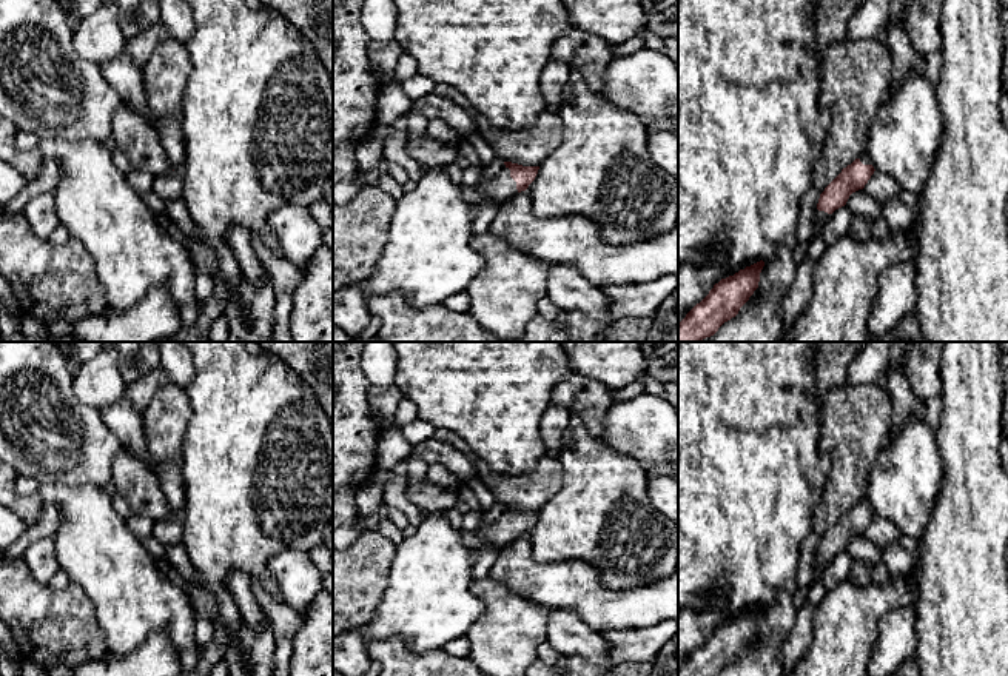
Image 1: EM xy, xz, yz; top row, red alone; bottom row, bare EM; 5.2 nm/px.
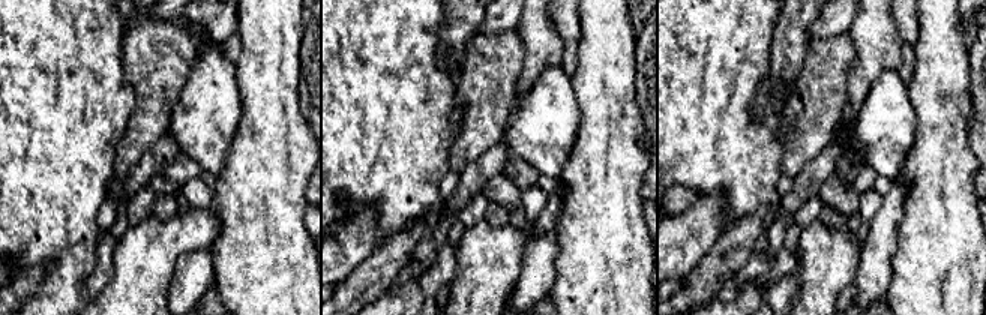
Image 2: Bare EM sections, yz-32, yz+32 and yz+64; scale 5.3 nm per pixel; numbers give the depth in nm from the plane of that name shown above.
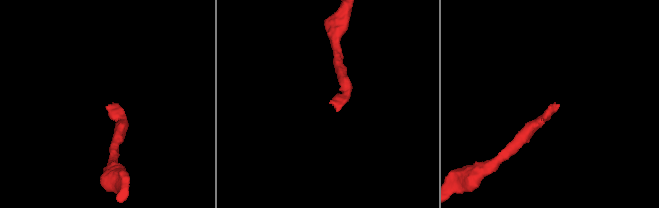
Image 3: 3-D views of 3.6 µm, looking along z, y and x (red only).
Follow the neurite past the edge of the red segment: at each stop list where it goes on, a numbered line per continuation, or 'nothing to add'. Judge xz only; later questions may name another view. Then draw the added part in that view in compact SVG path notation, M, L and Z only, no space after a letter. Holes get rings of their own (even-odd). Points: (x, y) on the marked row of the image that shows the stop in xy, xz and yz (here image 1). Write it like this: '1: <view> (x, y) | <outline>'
1: xz (497, 187) | M495 159L490 165L481 166L482 182L476 188L484 203L502 205L516 196L516 182L510 177L510 169L502 159Z

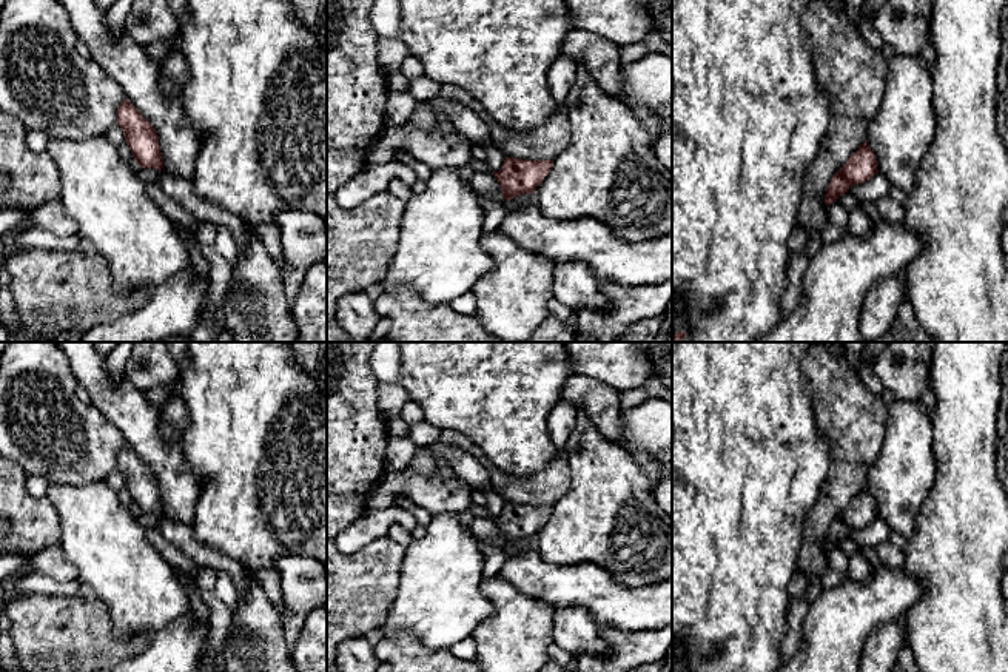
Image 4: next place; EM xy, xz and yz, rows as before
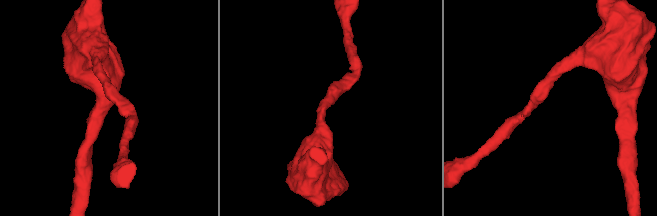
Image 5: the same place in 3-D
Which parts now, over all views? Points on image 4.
nothing to add

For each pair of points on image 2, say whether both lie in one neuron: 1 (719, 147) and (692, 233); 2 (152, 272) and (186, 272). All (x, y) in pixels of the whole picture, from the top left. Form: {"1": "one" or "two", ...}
{"1": "two", "2": "two"}

